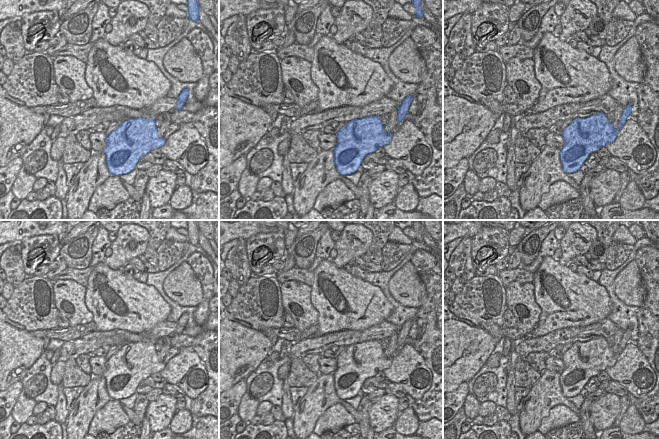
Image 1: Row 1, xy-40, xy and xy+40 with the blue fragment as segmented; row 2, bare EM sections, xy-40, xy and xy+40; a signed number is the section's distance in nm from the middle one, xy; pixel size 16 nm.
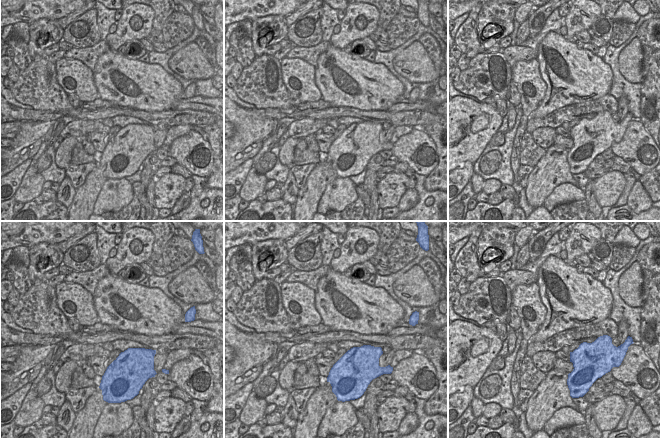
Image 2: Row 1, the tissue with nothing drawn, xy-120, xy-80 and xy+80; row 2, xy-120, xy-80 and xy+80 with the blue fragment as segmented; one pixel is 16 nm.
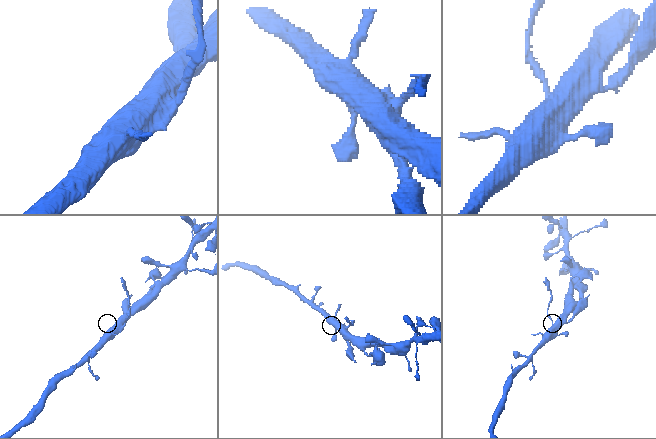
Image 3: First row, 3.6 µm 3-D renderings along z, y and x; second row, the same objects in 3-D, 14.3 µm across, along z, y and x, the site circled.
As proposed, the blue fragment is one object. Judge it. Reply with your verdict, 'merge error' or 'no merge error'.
merge error

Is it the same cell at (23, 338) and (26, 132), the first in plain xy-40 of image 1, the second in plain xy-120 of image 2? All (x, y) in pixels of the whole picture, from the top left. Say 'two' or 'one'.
one

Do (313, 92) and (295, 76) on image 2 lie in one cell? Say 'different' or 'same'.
same

